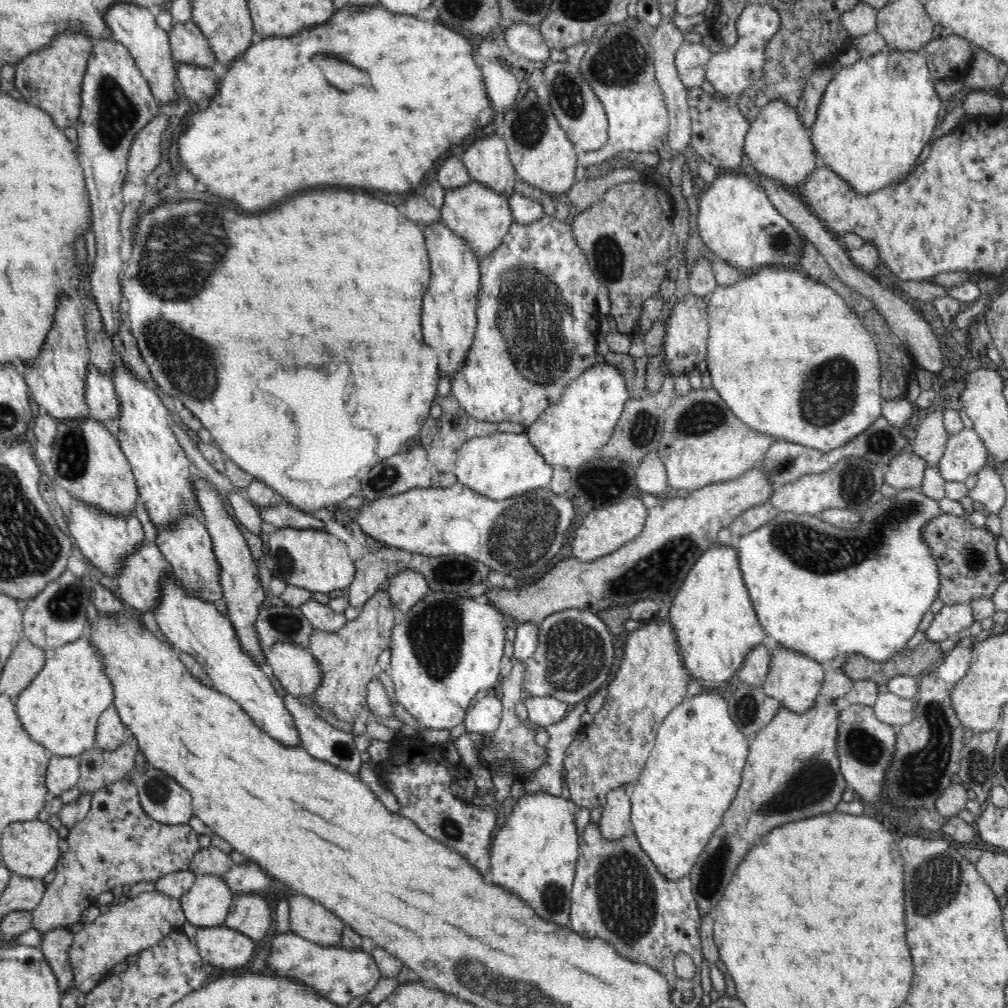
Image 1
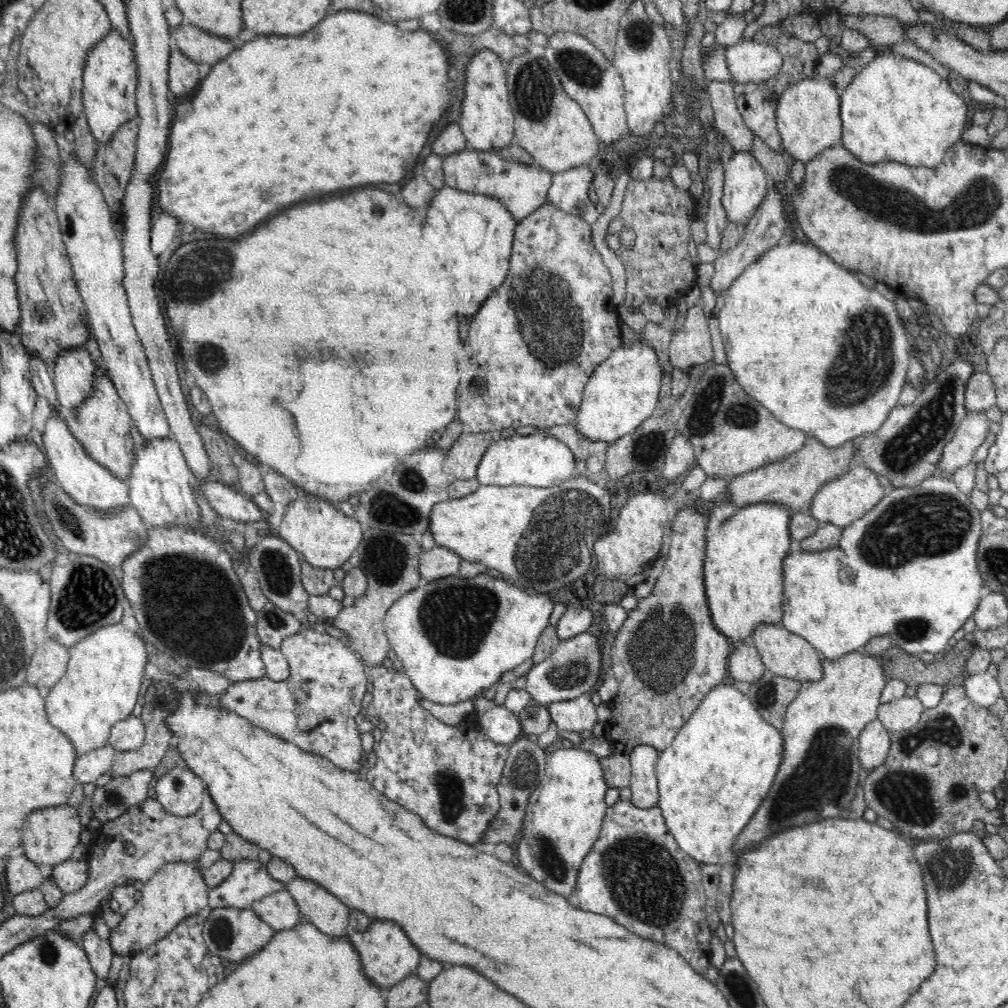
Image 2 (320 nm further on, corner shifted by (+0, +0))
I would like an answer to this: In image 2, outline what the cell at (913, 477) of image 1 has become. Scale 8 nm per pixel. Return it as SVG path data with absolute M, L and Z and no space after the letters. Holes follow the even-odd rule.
M984 411L969 412L954 434L954 438L944 446L943 456L939 463L939 471L954 472L960 467L967 466L973 459L978 446L990 434L990 419Z

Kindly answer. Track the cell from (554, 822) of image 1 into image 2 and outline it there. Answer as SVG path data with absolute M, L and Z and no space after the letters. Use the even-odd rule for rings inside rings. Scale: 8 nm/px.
M561 747L552 752L548 756L544 778L540 780L540 784L530 796L519 835L520 842L518 842L518 852L515 856L516 865L521 866L532 879L570 900L574 900L579 866L592 850L594 842L598 840L604 814L609 807L605 802L608 785L606 785L604 771L598 758L590 751L574 747L569 749Z

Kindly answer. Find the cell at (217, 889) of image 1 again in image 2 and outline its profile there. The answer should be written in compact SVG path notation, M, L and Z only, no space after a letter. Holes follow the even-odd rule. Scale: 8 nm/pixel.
M240 859L222 884L209 889L208 905L212 909L248 909L256 900L284 889L285 884L268 875L266 865L258 859Z

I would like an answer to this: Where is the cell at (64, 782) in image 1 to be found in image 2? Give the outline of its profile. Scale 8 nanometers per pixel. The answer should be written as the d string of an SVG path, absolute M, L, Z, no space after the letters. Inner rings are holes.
M106 744L102 748L78 755L76 764L72 768L72 775L74 775L76 782L88 784L88 782L94 782L99 776L109 772L116 752L117 750L112 745Z

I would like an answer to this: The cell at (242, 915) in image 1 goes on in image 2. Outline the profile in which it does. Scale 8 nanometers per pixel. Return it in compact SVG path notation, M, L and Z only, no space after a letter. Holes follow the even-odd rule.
M286 888L256 900L250 908L276 931L292 928L302 920L300 909Z

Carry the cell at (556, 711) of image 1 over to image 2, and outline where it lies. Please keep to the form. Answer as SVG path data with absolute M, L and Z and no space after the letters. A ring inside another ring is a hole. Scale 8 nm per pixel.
M590 693L573 700L548 704L545 708L561 731L572 731L580 735L582 732L592 731L599 723L596 705L592 702Z

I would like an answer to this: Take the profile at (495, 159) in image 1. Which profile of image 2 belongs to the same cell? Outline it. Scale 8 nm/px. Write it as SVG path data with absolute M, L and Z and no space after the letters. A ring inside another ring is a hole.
M486 45L477 48L477 52L471 57L466 65L464 83L464 102L462 102L462 111L458 123L462 128L462 133L466 135L466 141L473 149L480 151L496 150L514 142L514 113L512 105L508 101L508 85L506 85L506 72L508 63L500 59L500 55L490 51Z

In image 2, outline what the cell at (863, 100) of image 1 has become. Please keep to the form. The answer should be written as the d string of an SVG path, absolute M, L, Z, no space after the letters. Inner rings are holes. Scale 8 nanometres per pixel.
M886 53L874 58L865 67L859 68L856 76L854 76L854 80L844 88L844 92L840 93L840 117L842 117L841 144L848 151L852 152L852 155L856 155L856 158L862 160L862 162L866 164L878 164L892 160L910 167L936 167L946 155L948 148L954 143L961 142L960 136L964 132L964 124L966 124L966 118L968 118L968 107L966 107L964 94L954 92L949 85L949 81L940 77L932 68L914 59Z

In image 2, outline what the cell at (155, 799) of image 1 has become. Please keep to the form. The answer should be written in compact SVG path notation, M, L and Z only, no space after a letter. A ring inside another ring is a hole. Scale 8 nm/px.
M174 767L156 781L157 802L174 816L190 816L208 794L204 781L190 769Z

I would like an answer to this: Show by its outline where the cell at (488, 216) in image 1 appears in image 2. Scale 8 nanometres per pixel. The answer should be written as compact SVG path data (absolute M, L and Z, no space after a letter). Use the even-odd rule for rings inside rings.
M464 149L443 158L445 185L461 192L484 194L503 202L514 219L521 221L547 203L548 190L552 186L553 174L536 165L532 160L524 163L510 161L494 150Z

